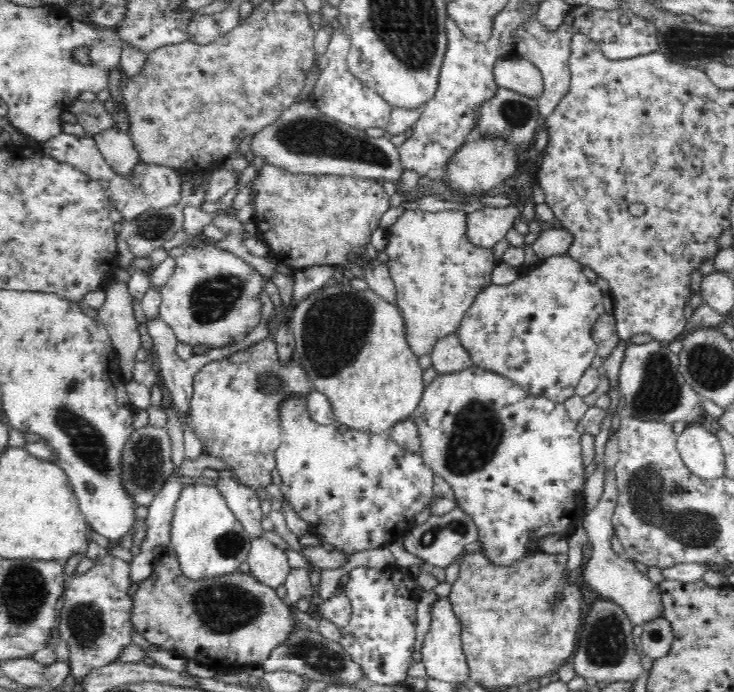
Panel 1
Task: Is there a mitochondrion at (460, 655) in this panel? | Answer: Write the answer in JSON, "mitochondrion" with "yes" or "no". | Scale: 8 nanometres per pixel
{"mitochondrion":"no"}

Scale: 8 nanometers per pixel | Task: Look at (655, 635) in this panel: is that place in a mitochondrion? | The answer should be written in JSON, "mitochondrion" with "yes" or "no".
{"mitochondrion":"yes"}

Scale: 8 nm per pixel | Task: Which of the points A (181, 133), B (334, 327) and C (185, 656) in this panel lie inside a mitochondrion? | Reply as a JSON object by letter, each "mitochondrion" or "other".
{"A":"other","B":"mitochondrion","C":"other"}

